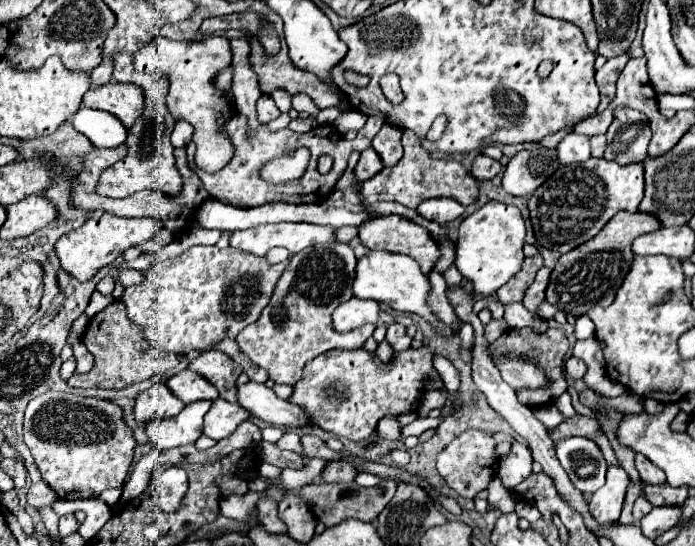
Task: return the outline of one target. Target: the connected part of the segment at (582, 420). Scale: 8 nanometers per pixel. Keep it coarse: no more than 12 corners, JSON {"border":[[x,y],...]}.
{"border":[[576,416],[548,430],[552,440],[588,436],[608,466],[619,465],[596,418]]}

